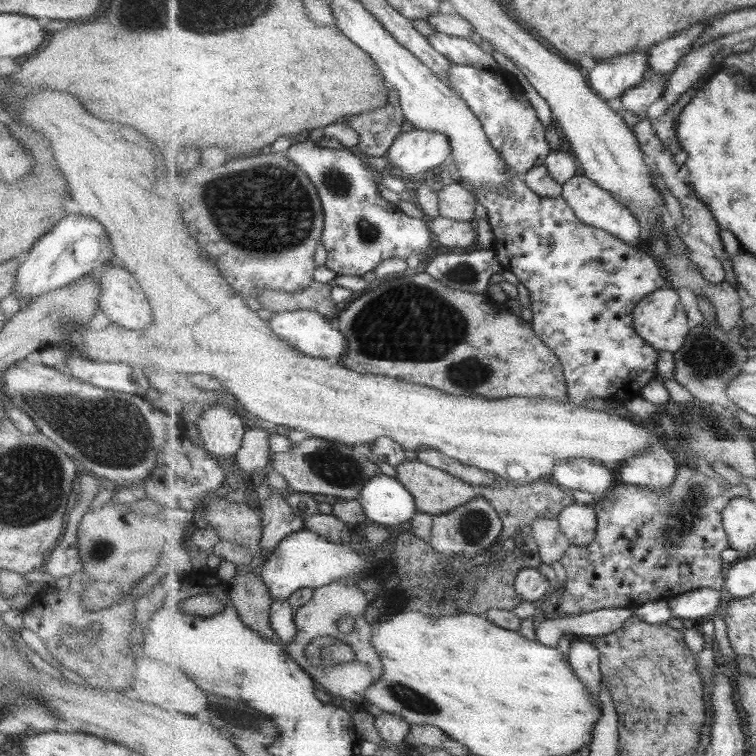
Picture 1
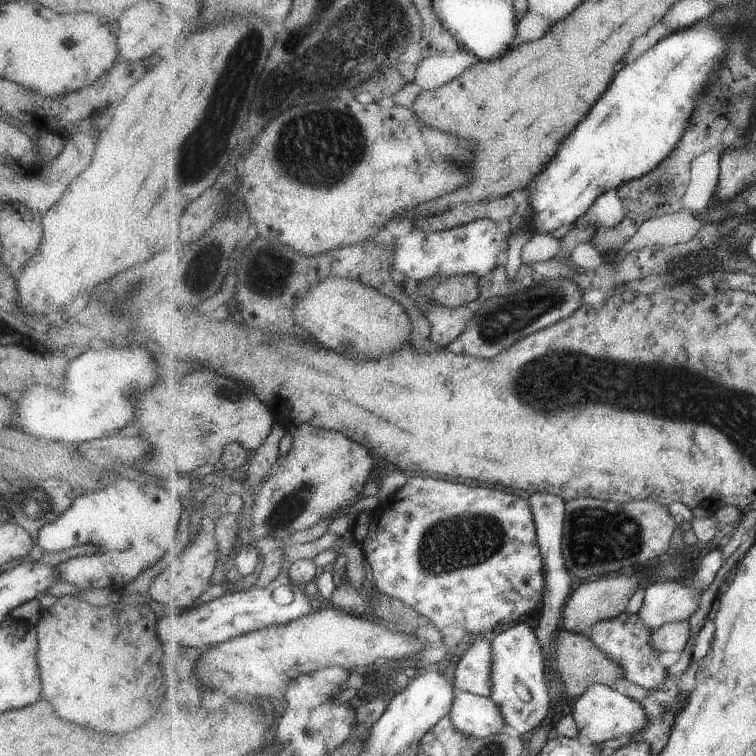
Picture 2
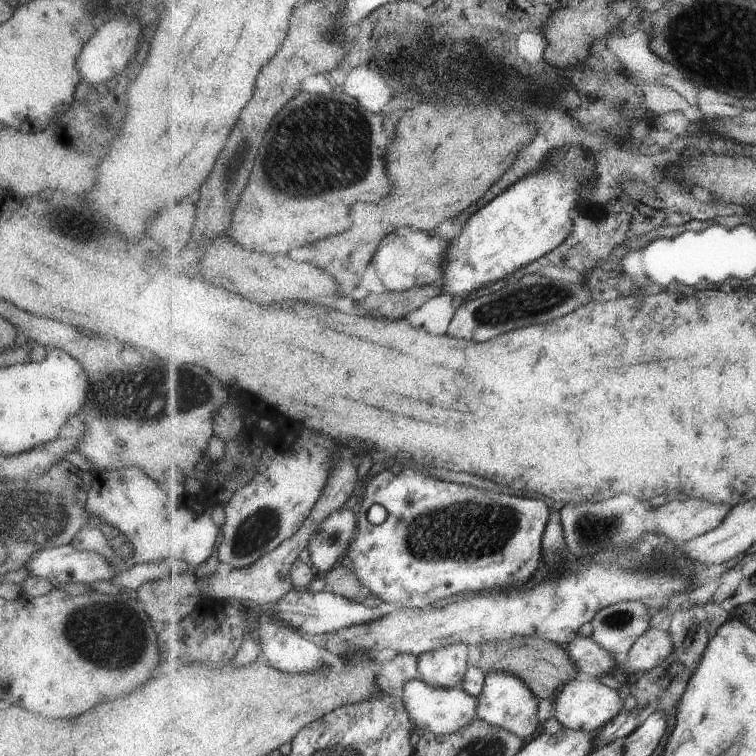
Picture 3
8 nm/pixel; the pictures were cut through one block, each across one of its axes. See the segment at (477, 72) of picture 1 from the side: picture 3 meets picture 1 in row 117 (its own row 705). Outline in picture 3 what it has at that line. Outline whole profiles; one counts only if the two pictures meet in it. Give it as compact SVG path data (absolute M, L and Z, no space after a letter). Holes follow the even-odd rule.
M495 670L495 672L486 674L486 685L478 698L477 719L483 719L488 723L510 730L522 739L531 736L540 725L537 720L539 698L519 676L515 676L511 672Z

